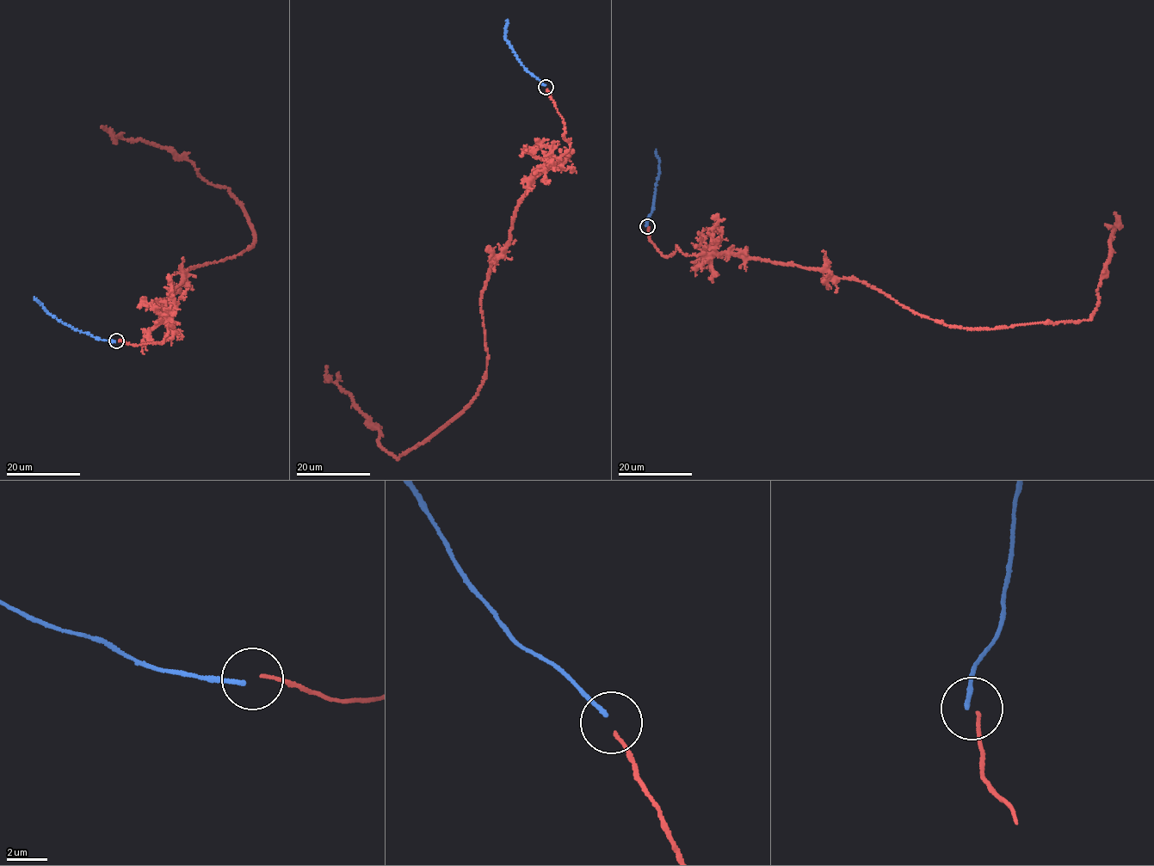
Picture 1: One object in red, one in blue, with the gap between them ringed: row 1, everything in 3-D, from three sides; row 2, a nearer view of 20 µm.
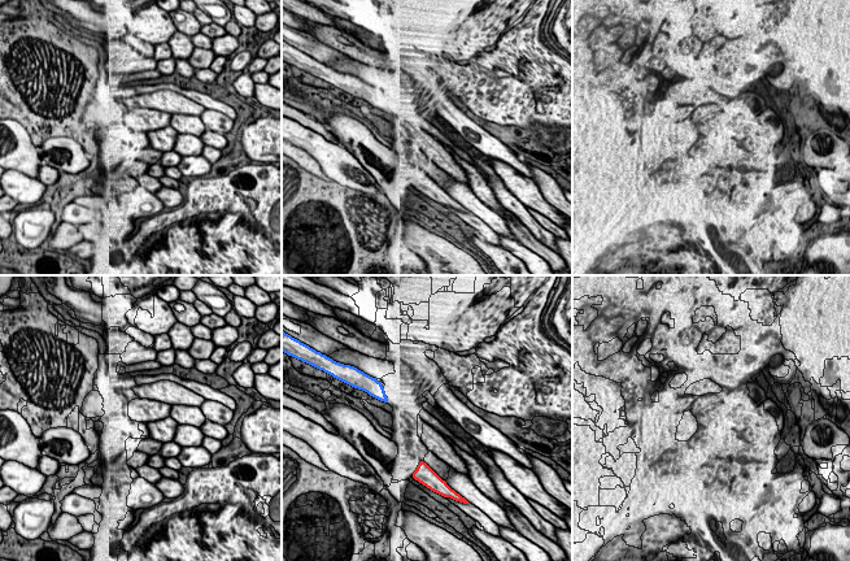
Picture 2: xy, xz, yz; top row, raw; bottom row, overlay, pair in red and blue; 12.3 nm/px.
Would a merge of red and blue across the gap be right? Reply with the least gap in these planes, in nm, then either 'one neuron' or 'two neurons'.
850 nm | one neuron

